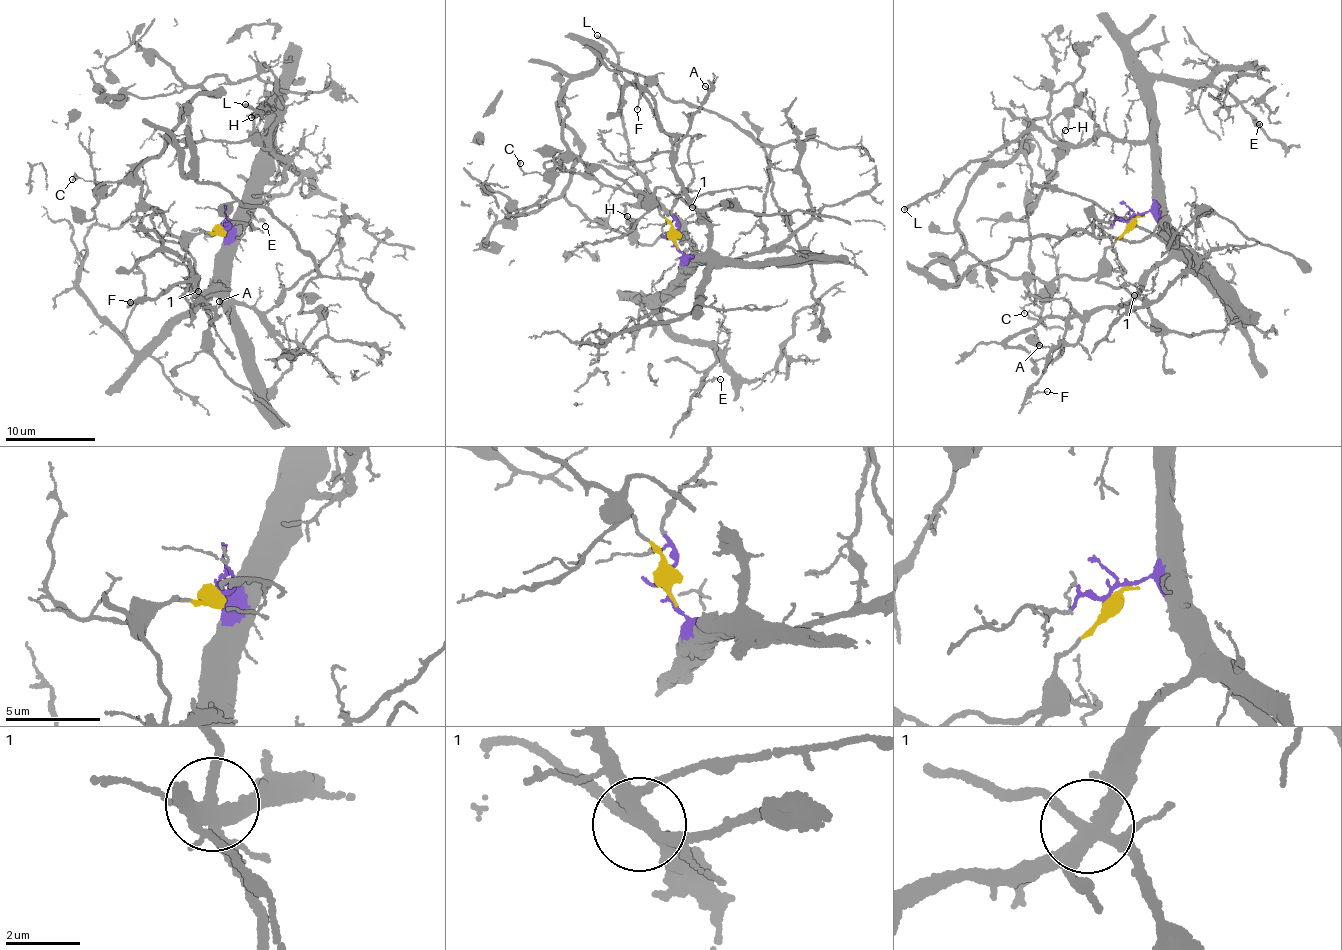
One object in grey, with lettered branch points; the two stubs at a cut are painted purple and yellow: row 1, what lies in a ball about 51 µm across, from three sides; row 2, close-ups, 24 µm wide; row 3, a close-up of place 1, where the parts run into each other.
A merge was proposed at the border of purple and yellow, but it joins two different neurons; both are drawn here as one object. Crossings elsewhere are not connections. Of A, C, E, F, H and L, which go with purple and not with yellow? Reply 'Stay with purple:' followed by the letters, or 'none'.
Stay with purple: A, E, F, L

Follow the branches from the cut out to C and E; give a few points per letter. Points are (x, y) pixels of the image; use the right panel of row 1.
C: (1133, 217), (1088, 279), (1031, 278), (1024, 286), (1031, 301), (1038, 300), (1024, 314)
E: (1133, 215), (1151, 207), (1157, 171), (1149, 96), (1157, 80), (1192, 84), (1202, 79), (1232, 94), (1258, 125)

